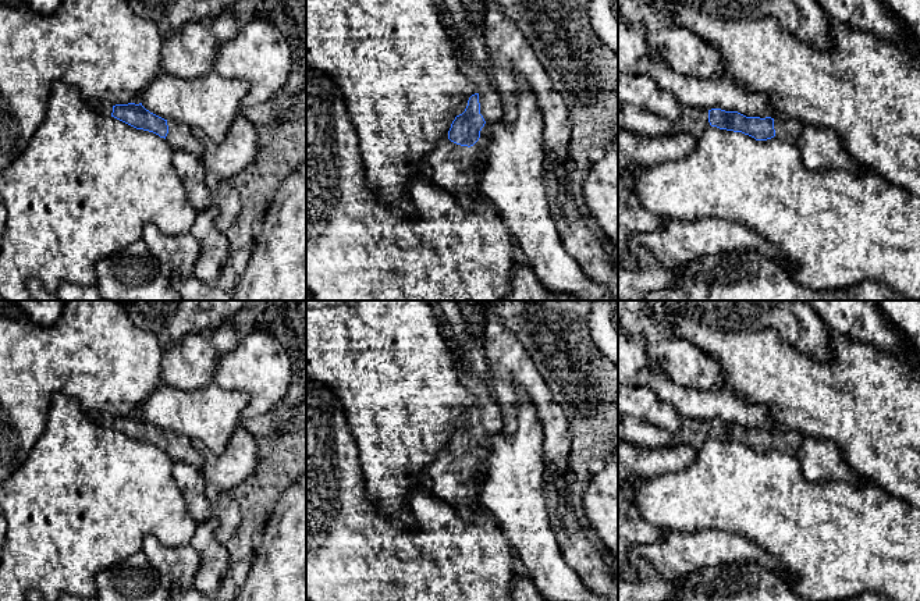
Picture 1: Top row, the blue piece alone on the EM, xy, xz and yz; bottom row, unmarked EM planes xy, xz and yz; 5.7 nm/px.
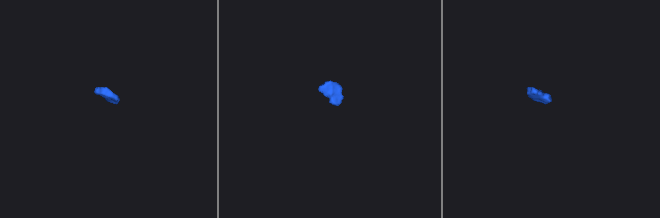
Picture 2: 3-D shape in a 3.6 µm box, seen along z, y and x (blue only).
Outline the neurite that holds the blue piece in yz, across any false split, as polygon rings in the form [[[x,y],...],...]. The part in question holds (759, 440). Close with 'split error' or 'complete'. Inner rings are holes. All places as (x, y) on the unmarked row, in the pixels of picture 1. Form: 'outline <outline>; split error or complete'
outline [[[635,417],[618,420],[618,442],[628,442],[642,448],[674,447],[681,442],[696,448],[710,437],[742,444],[756,452],[767,452],[774,448],[785,451],[799,460],[803,476],[810,481],[830,479],[853,484],[870,483],[846,463],[835,444],[811,438],[798,431],[746,428],[738,423],[701,422],[682,417],[682,433],[674,435],[658,426]]]; split error

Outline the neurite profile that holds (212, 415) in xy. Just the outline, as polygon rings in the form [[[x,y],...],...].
[[[216,383],[202,390],[184,391],[160,384],[141,406],[142,417],[150,424],[167,431],[200,440],[214,456],[227,448],[239,420],[244,416],[249,395],[238,390],[223,390]]]

